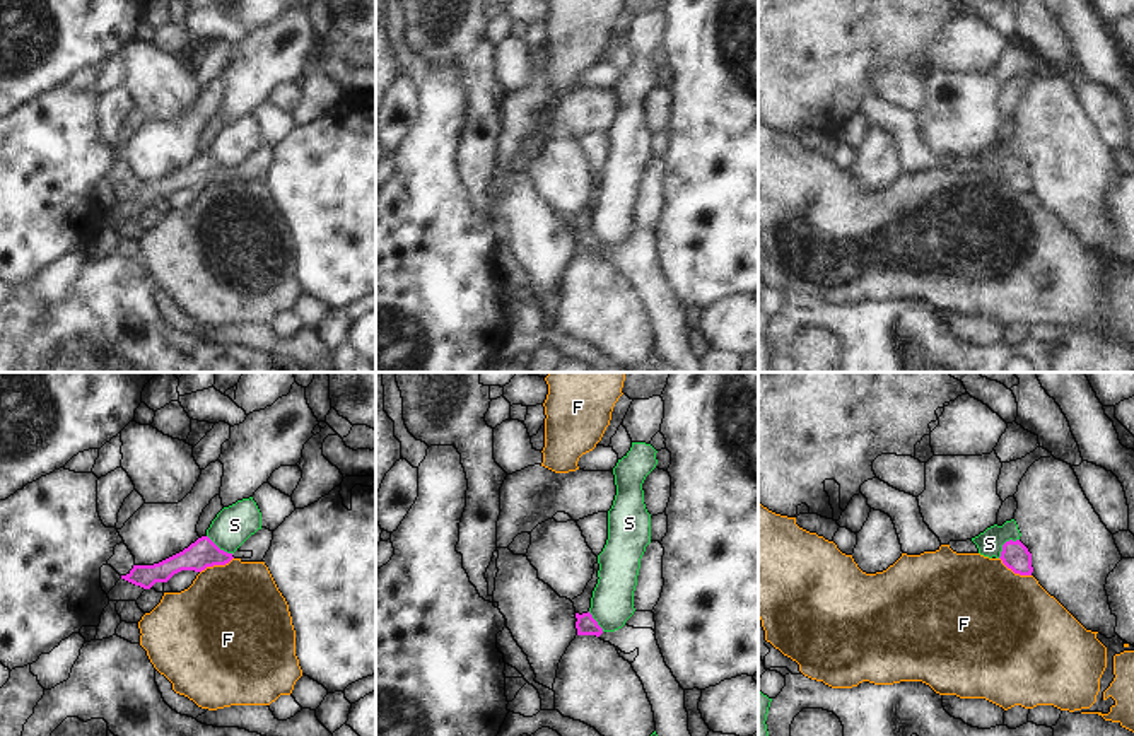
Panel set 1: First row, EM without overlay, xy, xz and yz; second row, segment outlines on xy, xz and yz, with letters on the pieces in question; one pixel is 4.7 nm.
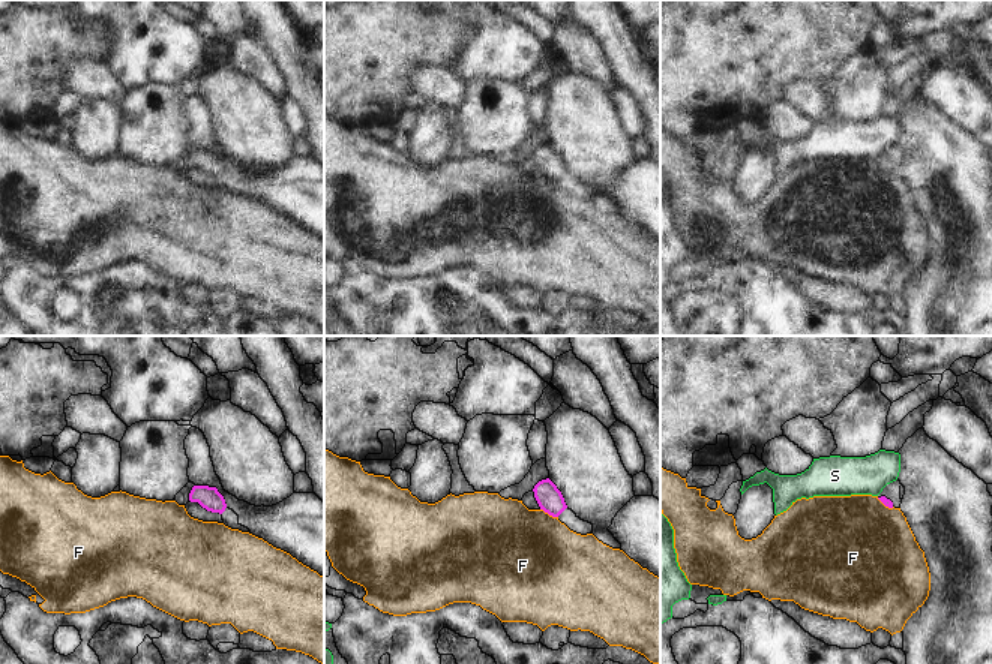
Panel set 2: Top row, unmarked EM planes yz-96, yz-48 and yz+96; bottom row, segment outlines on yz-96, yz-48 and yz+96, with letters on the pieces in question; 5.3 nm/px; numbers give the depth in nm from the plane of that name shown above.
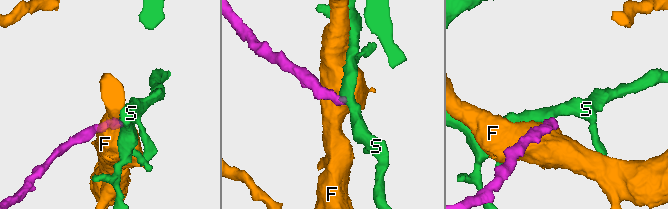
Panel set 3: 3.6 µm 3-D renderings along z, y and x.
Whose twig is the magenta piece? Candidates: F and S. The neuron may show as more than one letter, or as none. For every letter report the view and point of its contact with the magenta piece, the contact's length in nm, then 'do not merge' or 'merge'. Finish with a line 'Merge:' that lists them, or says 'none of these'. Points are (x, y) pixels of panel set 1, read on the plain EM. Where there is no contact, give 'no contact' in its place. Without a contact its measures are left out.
F: meets magenta in xy at (216, 181); contact 180 nm long; do not merge
S: meets magenta in yz at (1005, 161); contact 140 nm long; do not merge
Merge: none of these

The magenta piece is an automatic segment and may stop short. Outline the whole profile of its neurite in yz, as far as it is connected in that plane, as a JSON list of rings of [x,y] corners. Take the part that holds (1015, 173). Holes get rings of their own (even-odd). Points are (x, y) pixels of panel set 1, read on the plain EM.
[[[1006,159],[1002,162],[1001,174],[1002,181],[1011,186],[1014,191],[1020,193],[1032,193],[1033,184],[1032,184],[1032,171],[1028,166],[1020,159]]]

